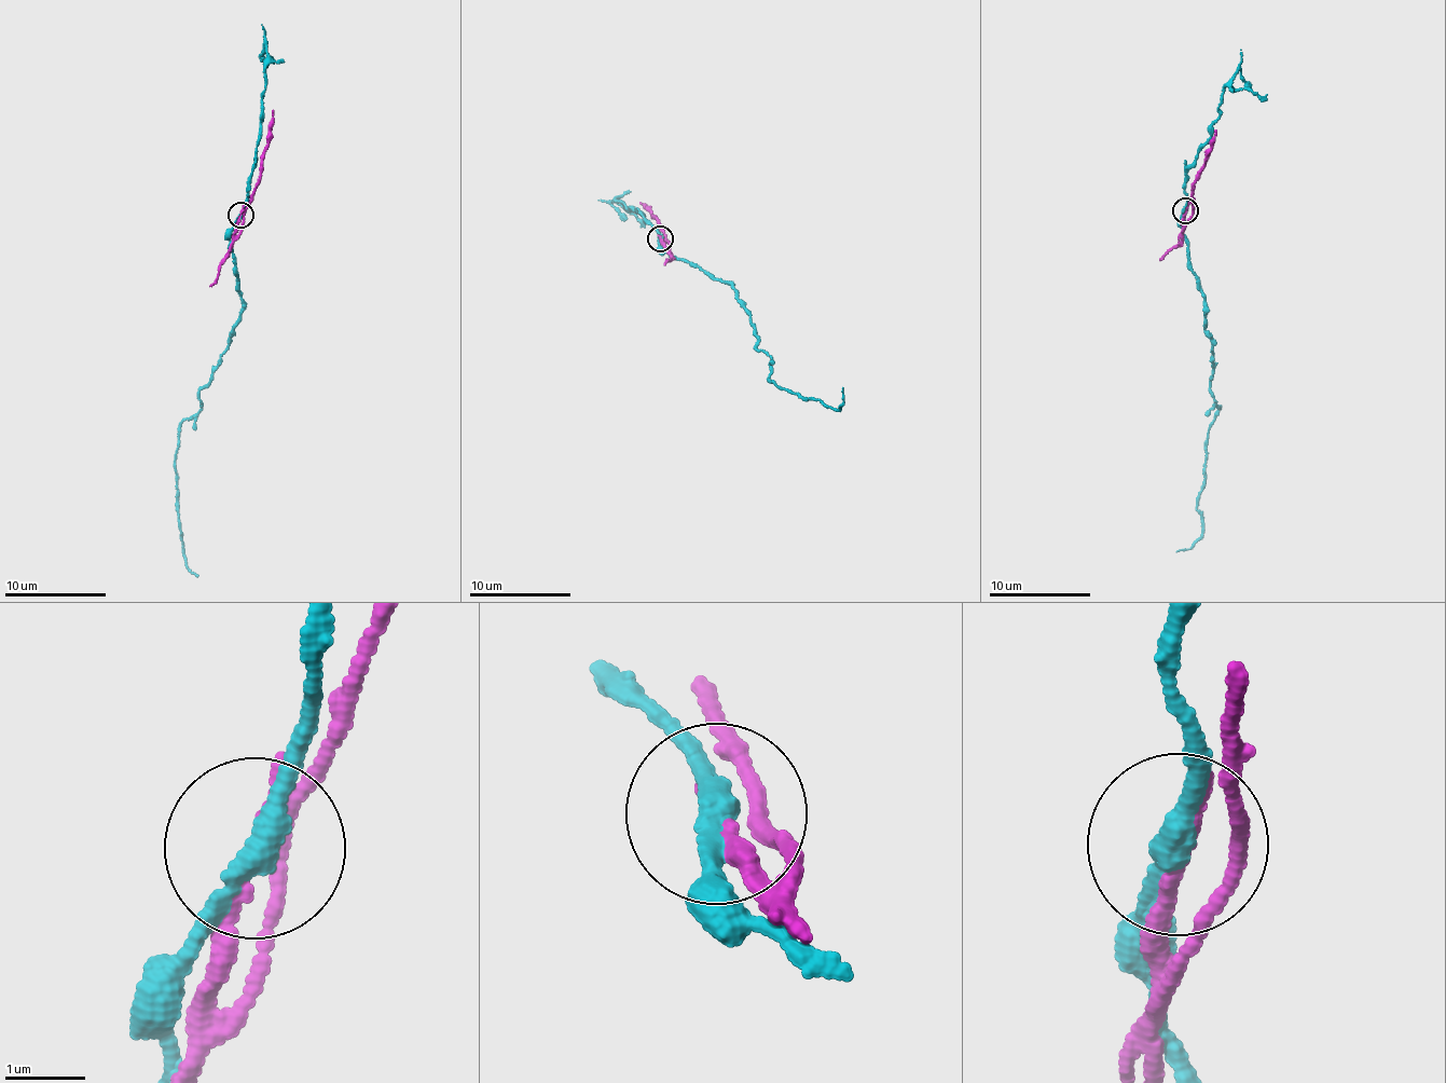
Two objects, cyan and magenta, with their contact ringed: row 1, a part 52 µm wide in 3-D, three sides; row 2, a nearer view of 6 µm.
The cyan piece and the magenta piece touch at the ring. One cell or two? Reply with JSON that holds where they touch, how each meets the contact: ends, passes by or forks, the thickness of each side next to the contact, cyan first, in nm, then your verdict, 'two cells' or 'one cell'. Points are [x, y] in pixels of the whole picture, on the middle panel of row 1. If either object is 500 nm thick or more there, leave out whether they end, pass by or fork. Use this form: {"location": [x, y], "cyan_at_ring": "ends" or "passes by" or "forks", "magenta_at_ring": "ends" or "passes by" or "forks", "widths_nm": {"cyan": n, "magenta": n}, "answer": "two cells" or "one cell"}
{"location": [660, 238], "cyan_at_ring": "passes by", "magenta_at_ring": "ends", "widths_nm": {"cyan": 280, "magenta": 160}, "answer": "two cells"}

